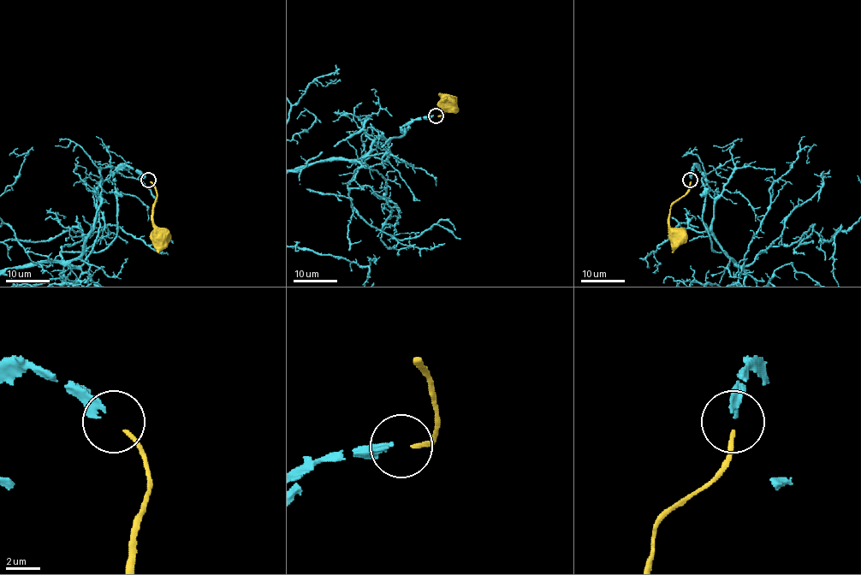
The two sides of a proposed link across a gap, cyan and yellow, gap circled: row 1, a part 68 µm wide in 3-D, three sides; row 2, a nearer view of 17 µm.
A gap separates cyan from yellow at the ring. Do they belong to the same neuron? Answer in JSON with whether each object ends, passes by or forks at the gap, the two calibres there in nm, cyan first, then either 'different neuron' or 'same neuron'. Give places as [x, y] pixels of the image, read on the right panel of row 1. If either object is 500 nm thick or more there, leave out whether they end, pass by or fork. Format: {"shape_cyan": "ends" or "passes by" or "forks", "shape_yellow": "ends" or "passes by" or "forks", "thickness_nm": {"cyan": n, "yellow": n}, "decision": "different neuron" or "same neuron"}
{"shape_cyan": "passes by", "shape_yellow": "ends", "thickness_nm": {"cyan": 220, "yellow": 240}, "decision": "same neuron"}

